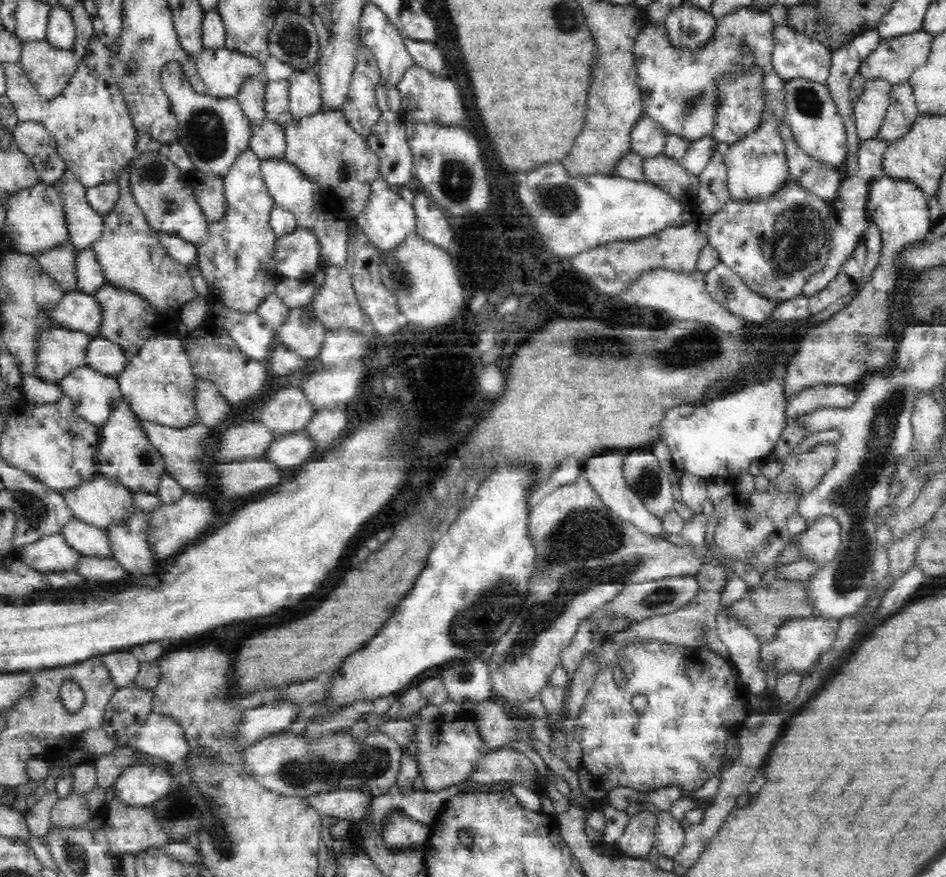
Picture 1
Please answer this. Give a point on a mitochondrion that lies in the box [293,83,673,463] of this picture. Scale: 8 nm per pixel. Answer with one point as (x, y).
(457, 177)

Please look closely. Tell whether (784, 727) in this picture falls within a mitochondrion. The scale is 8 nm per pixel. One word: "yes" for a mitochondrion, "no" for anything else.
no

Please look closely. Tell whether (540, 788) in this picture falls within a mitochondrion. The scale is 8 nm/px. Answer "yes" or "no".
no

